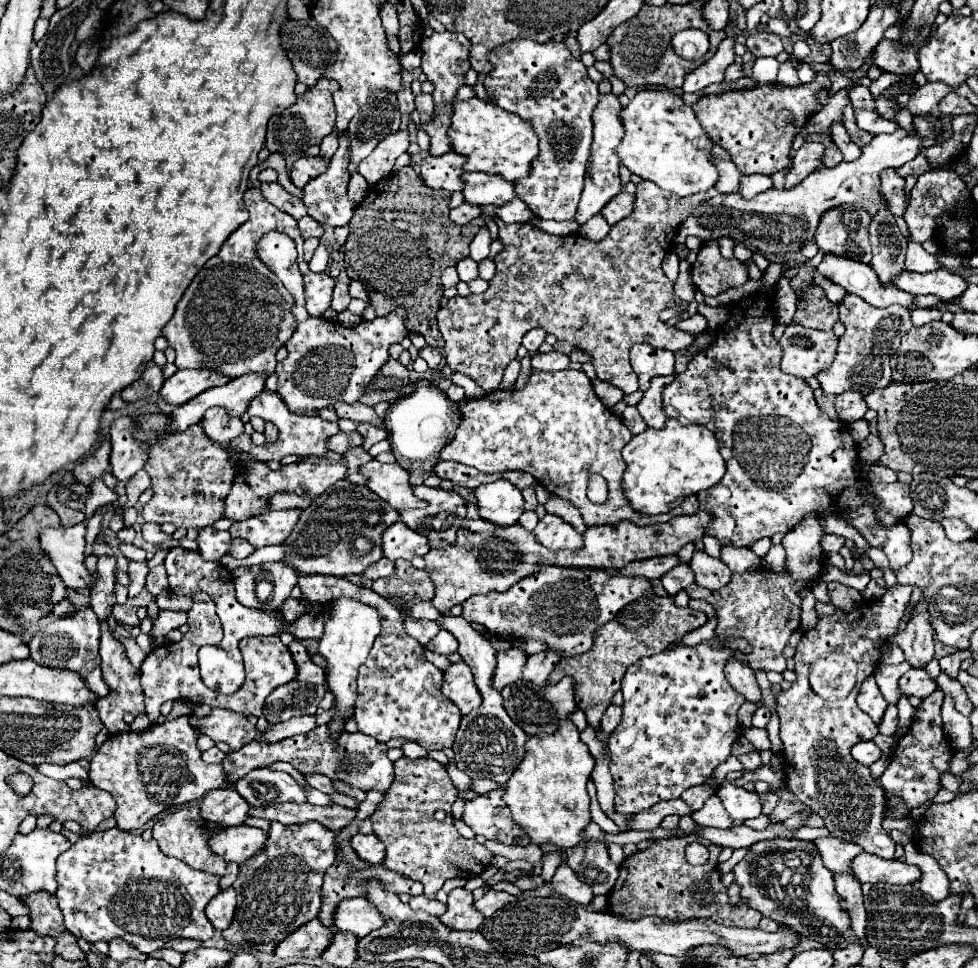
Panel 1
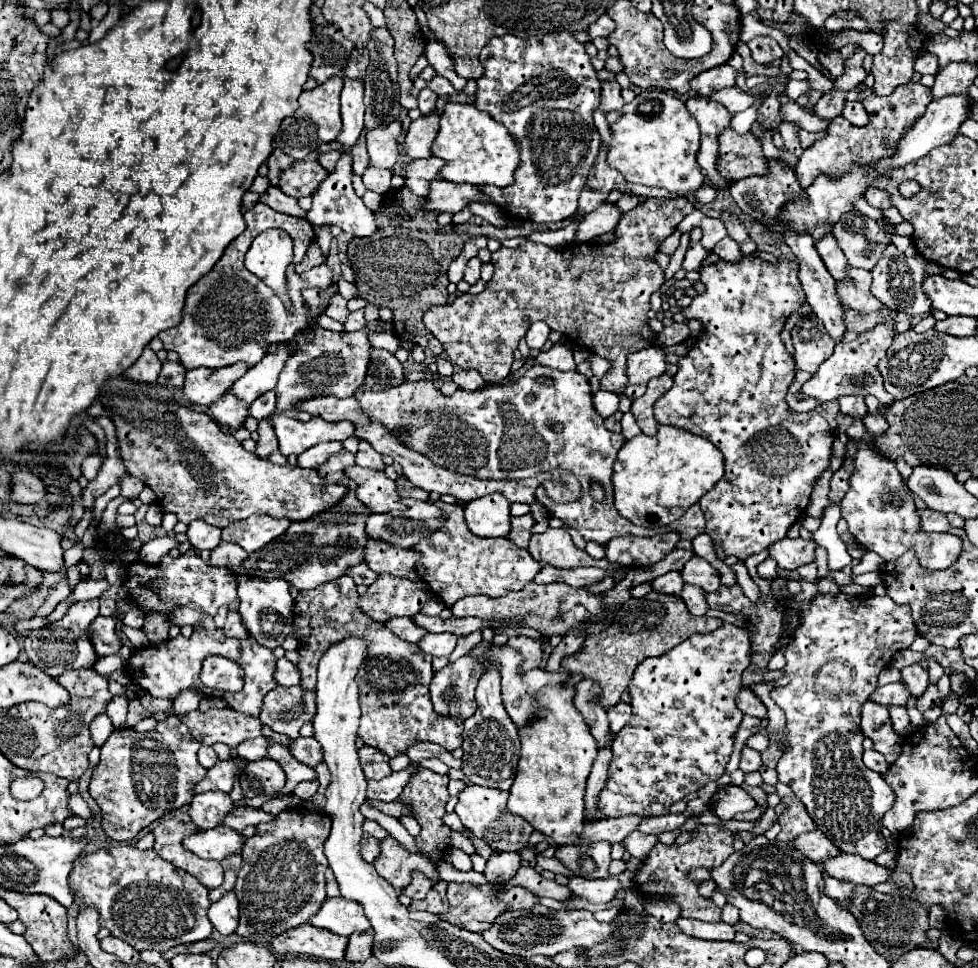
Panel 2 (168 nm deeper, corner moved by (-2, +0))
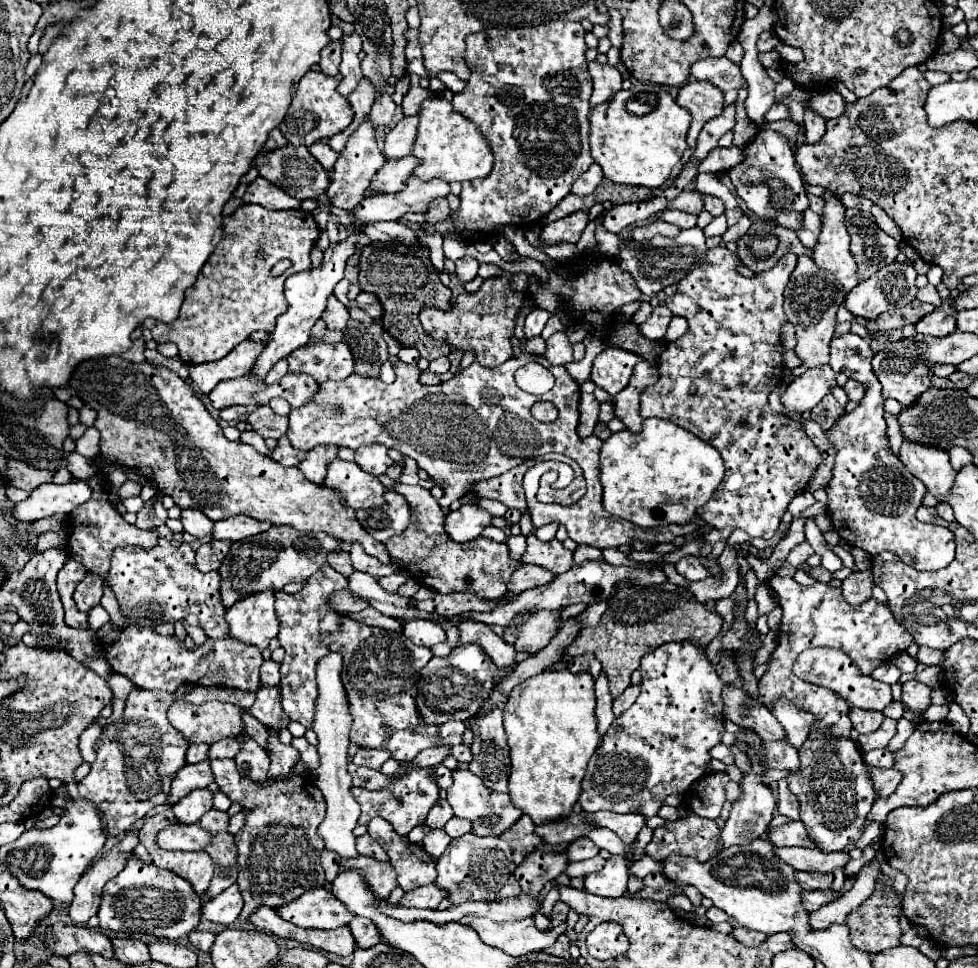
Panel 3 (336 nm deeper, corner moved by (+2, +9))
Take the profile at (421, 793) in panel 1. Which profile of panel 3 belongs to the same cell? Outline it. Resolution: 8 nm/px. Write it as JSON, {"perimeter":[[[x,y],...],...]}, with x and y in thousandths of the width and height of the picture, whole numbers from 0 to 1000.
{"perimeter":[[[366,884],[362,890],[346,890],[346,895],[348,899],[366,899],[374,915],[378,913],[378,917],[387,928],[397,928],[397,924],[407,915],[405,901],[399,893]]]}

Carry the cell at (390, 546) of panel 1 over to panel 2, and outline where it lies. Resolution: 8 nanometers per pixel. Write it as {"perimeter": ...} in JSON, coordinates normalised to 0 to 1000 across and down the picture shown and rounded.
{"perimeter":[[[378,557],[374,561],[374,582],[387,594],[399,592],[413,596],[425,586],[427,569],[403,565],[403,561],[391,561],[391,557]]]}

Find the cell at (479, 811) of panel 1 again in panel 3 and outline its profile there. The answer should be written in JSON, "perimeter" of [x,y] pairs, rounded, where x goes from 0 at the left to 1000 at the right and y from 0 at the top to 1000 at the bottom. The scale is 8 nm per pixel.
{"perimeter":[[[468,793],[462,795],[462,812],[456,818],[458,818],[456,826],[460,829],[464,843],[481,847],[485,851],[483,860],[487,864],[509,864],[515,857],[519,857],[534,843],[534,837],[526,835],[519,820],[509,820],[509,818],[499,816],[493,810],[493,806],[489,802],[485,802],[481,795],[468,795]]]}

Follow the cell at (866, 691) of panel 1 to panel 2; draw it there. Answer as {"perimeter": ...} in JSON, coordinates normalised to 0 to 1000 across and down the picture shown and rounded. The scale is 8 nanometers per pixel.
{"perimeter":[[[888,722],[881,728],[881,757],[894,763],[894,774],[900,776],[908,788],[914,788],[918,784],[922,768],[920,761],[912,755],[908,730],[902,730],[900,726],[892,726],[892,722]]]}

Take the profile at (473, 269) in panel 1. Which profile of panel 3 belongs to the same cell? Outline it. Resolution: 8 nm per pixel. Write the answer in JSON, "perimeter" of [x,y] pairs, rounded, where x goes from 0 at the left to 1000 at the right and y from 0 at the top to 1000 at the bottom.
{"perimeter":[[[474,264],[474,267],[466,269],[466,285],[472,291],[485,289],[487,287],[487,281],[489,281],[489,271],[483,264]]]}

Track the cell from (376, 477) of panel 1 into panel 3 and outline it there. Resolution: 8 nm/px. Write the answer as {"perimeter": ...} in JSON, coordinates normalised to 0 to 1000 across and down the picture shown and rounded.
{"perimeter":[[[348,473],[337,477],[331,502],[344,506],[350,521],[360,527],[387,525],[393,521],[391,510],[395,508],[395,504],[382,490],[376,490],[366,483],[364,477],[354,477]]]}

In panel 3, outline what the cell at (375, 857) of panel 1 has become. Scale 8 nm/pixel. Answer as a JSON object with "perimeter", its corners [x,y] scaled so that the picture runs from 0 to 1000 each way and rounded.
{"perimeter":[[[376,862],[368,864],[364,868],[364,878],[368,884],[378,884],[378,886],[387,886],[387,890],[397,890],[395,880],[391,878],[391,874],[387,870],[382,870]]]}

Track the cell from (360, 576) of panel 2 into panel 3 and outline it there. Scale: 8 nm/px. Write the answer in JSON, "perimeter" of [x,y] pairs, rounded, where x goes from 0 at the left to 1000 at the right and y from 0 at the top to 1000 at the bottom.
{"perimeter":[[[342,568],[335,572],[335,583],[339,585],[339,587],[344,587],[344,589],[348,589],[348,593],[350,595],[356,595],[356,593],[360,593],[362,591],[362,587],[360,587],[358,573],[356,570],[351,568]]]}

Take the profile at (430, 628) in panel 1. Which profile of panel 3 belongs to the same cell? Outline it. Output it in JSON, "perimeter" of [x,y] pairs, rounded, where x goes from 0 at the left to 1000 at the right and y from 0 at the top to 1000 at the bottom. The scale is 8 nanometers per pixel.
{"perimeter":[[[374,628],[370,632],[362,632],[356,638],[362,638],[364,643],[370,643],[370,645],[376,645],[376,647],[387,647],[387,649],[393,649],[393,651],[405,651],[405,653],[411,651],[411,645],[407,640],[393,636],[384,630],[380,630],[380,628]]]}

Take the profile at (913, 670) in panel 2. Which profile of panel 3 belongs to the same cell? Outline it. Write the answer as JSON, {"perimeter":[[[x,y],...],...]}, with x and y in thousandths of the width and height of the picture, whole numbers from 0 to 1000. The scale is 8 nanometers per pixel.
{"perimeter":[[[926,705],[922,709],[922,729],[930,736],[947,736],[951,729],[953,713],[941,705]]]}

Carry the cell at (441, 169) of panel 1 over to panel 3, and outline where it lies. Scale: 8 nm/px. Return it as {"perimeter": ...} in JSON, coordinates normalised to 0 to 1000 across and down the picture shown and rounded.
{"perimeter":[[[413,161],[407,165],[395,165],[395,171],[382,180],[382,188],[378,188],[378,198],[387,200],[403,200],[413,194],[413,186],[421,180],[421,176],[427,171],[427,163]]]}

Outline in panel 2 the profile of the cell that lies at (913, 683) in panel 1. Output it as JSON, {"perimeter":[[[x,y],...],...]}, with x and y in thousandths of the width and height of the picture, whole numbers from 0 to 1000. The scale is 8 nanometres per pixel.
{"perimeter":[[[910,706],[904,710],[898,710],[892,718],[892,724],[902,726],[902,728],[926,728],[926,724],[930,722],[930,714],[926,714],[926,706]]]}

